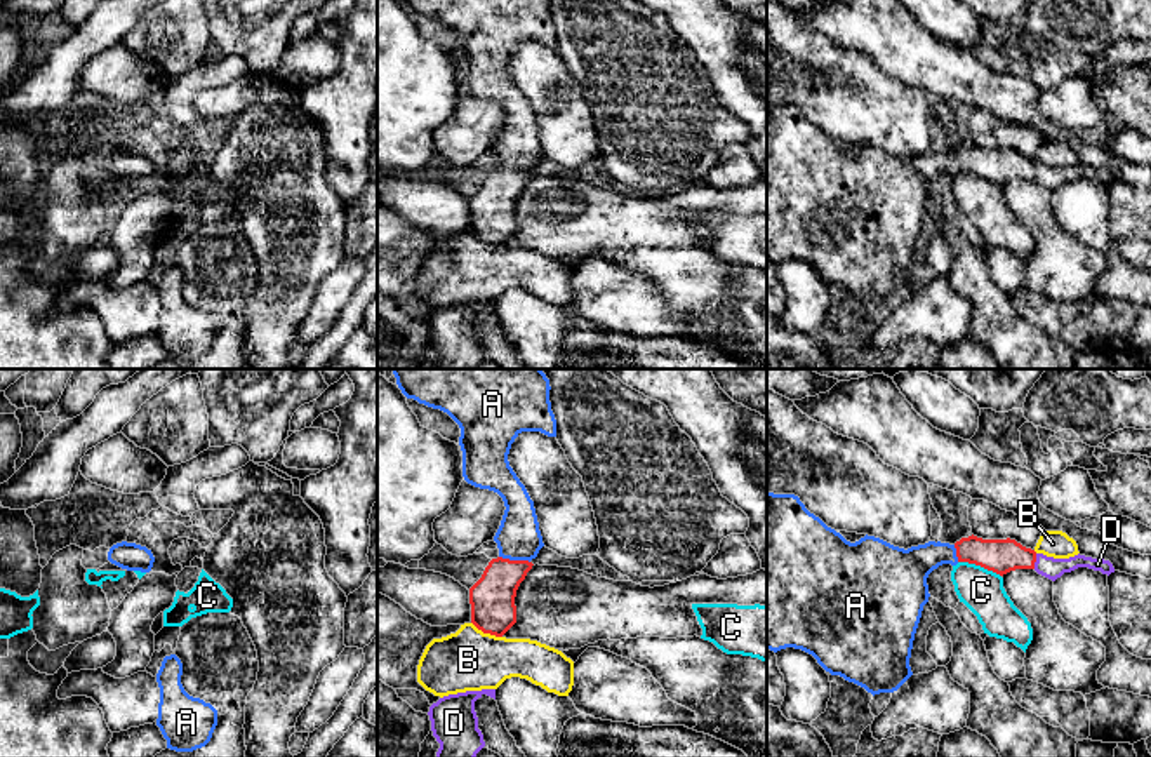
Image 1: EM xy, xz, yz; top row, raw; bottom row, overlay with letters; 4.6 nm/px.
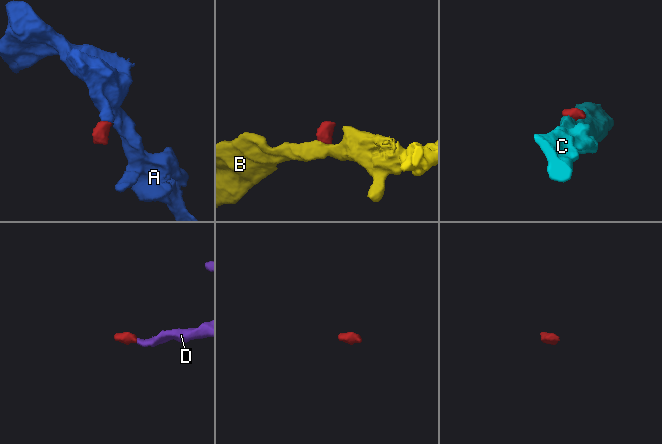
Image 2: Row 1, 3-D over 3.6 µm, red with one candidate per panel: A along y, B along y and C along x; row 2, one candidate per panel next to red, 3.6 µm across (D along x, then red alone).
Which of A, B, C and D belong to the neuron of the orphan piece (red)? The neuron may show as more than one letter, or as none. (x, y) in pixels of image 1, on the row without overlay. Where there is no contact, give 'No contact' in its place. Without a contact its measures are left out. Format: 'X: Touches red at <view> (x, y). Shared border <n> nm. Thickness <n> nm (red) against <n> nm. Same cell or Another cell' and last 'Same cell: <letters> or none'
A: Touches red at xz (515, 171). Shared border 150 nm. Thickness 200 nm (red) against 200 nm. Same cell
B: Touches red at xz (487, 242). Shared border 160 nm. Thickness 200 nm (red) against 280 nm. Another cell
C: Touches red at yz (979, 174). Shared border 220 nm. Thickness 160 nm (red) against 200 nm. Another cell
D: Touches red at yz (1035, 171). Shared border 70 nm. Thickness 160 nm (red) against 100 nm. Same cell
Same cell: A, D

